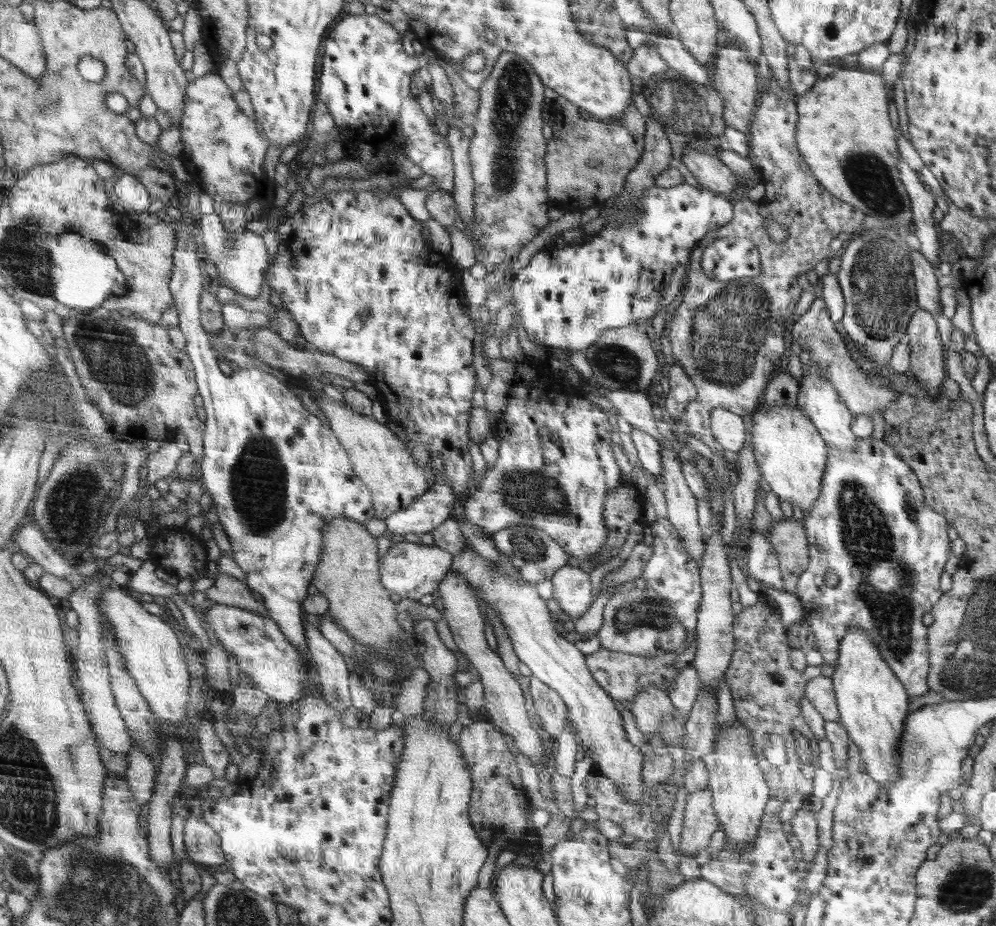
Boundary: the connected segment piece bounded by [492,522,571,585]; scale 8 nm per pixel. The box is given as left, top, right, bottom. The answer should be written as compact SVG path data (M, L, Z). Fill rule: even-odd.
M529 522L506 527L502 531L496 532L492 539L496 549L509 556L510 564L519 569L520 578L532 585L542 582L542 580L551 580L558 570L571 562L570 555L552 537L549 537L546 532L542 532L541 529L532 526Z

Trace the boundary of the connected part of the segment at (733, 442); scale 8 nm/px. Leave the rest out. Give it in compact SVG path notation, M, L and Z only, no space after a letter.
M716 408L709 416L712 422L711 429L718 444L726 451L737 452L744 446L746 427L742 416L724 408Z

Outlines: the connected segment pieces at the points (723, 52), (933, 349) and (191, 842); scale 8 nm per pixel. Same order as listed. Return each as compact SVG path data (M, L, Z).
M734 44L726 45L718 49L718 56L715 56L714 74L712 76L713 85L718 94L723 98L724 110L723 119L727 126L743 133L748 133L752 124L754 112L754 104L756 104L756 96L758 96L758 76L756 76L756 68L750 64L748 60L747 50L740 50Z
M918 310L910 319L905 340L910 347L910 371L926 384L929 396L940 395L940 384L947 378L947 370L944 370L944 350L934 318L927 311Z
M190 817L185 825L185 844L190 858L206 866L226 863L220 837L204 820Z

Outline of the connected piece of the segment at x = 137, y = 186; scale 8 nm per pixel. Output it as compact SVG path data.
M125 173L116 180L115 194L128 212L146 212L155 201L149 188L133 174Z

